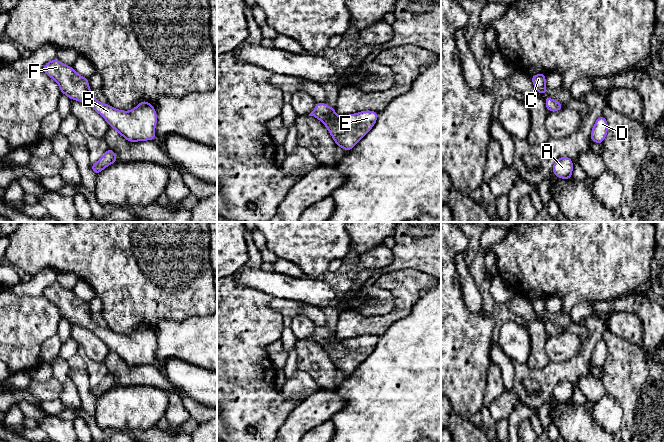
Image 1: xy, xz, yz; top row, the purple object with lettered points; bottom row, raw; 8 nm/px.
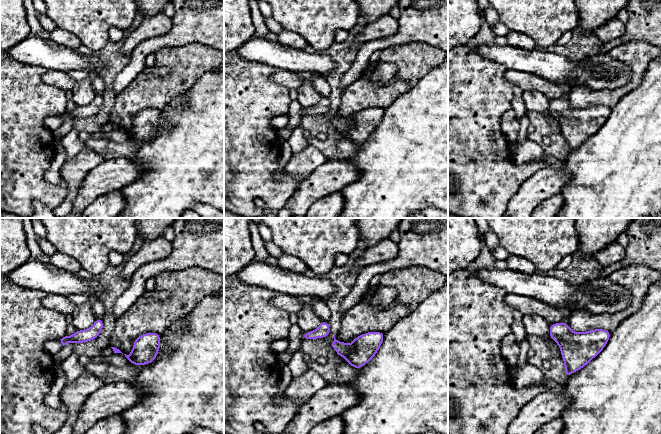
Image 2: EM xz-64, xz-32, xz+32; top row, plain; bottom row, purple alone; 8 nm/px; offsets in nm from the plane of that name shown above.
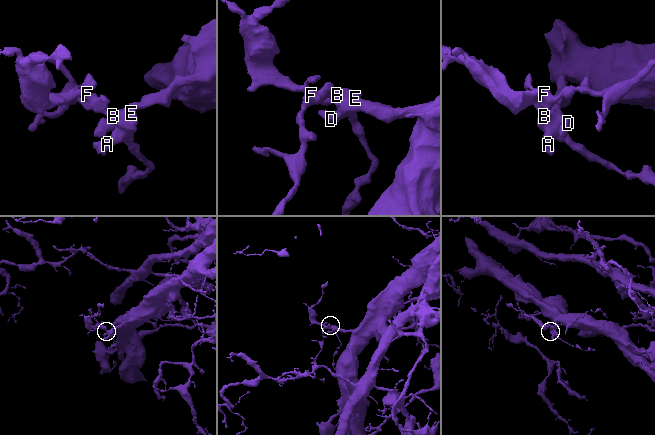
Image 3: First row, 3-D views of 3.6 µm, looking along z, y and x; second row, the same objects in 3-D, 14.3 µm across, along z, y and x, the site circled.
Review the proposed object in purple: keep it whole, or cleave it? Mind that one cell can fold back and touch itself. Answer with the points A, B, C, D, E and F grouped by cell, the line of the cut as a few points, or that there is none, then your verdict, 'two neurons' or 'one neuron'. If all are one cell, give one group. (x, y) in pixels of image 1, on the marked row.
A B C D E F; no cut; one neuron

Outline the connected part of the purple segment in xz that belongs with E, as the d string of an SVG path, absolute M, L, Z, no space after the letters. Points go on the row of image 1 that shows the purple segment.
M316 102L309 116L319 119L325 125L335 145L350 151L374 127L379 112L364 110L338 117L335 107L329 107L325 102Z

